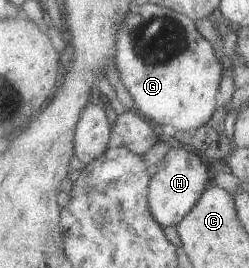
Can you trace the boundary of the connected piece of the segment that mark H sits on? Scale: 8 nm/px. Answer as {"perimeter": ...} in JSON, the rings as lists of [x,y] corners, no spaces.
{"perimeter":[[[189,147],[170,148],[165,158],[158,164],[158,171],[153,176],[150,204],[154,216],[163,227],[178,226],[205,196],[205,192],[214,182],[215,166],[204,156]]]}

